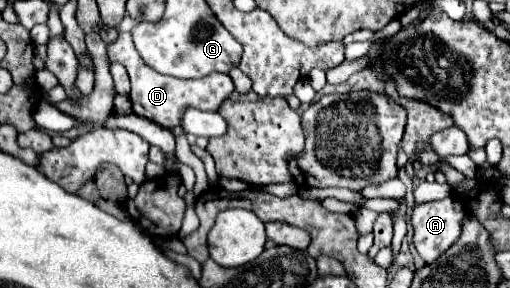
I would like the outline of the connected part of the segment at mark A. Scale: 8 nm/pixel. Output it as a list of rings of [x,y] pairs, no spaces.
[[[455,194],[439,202],[423,202],[413,206],[413,244],[425,264],[435,262],[459,238],[465,214],[467,208]]]

